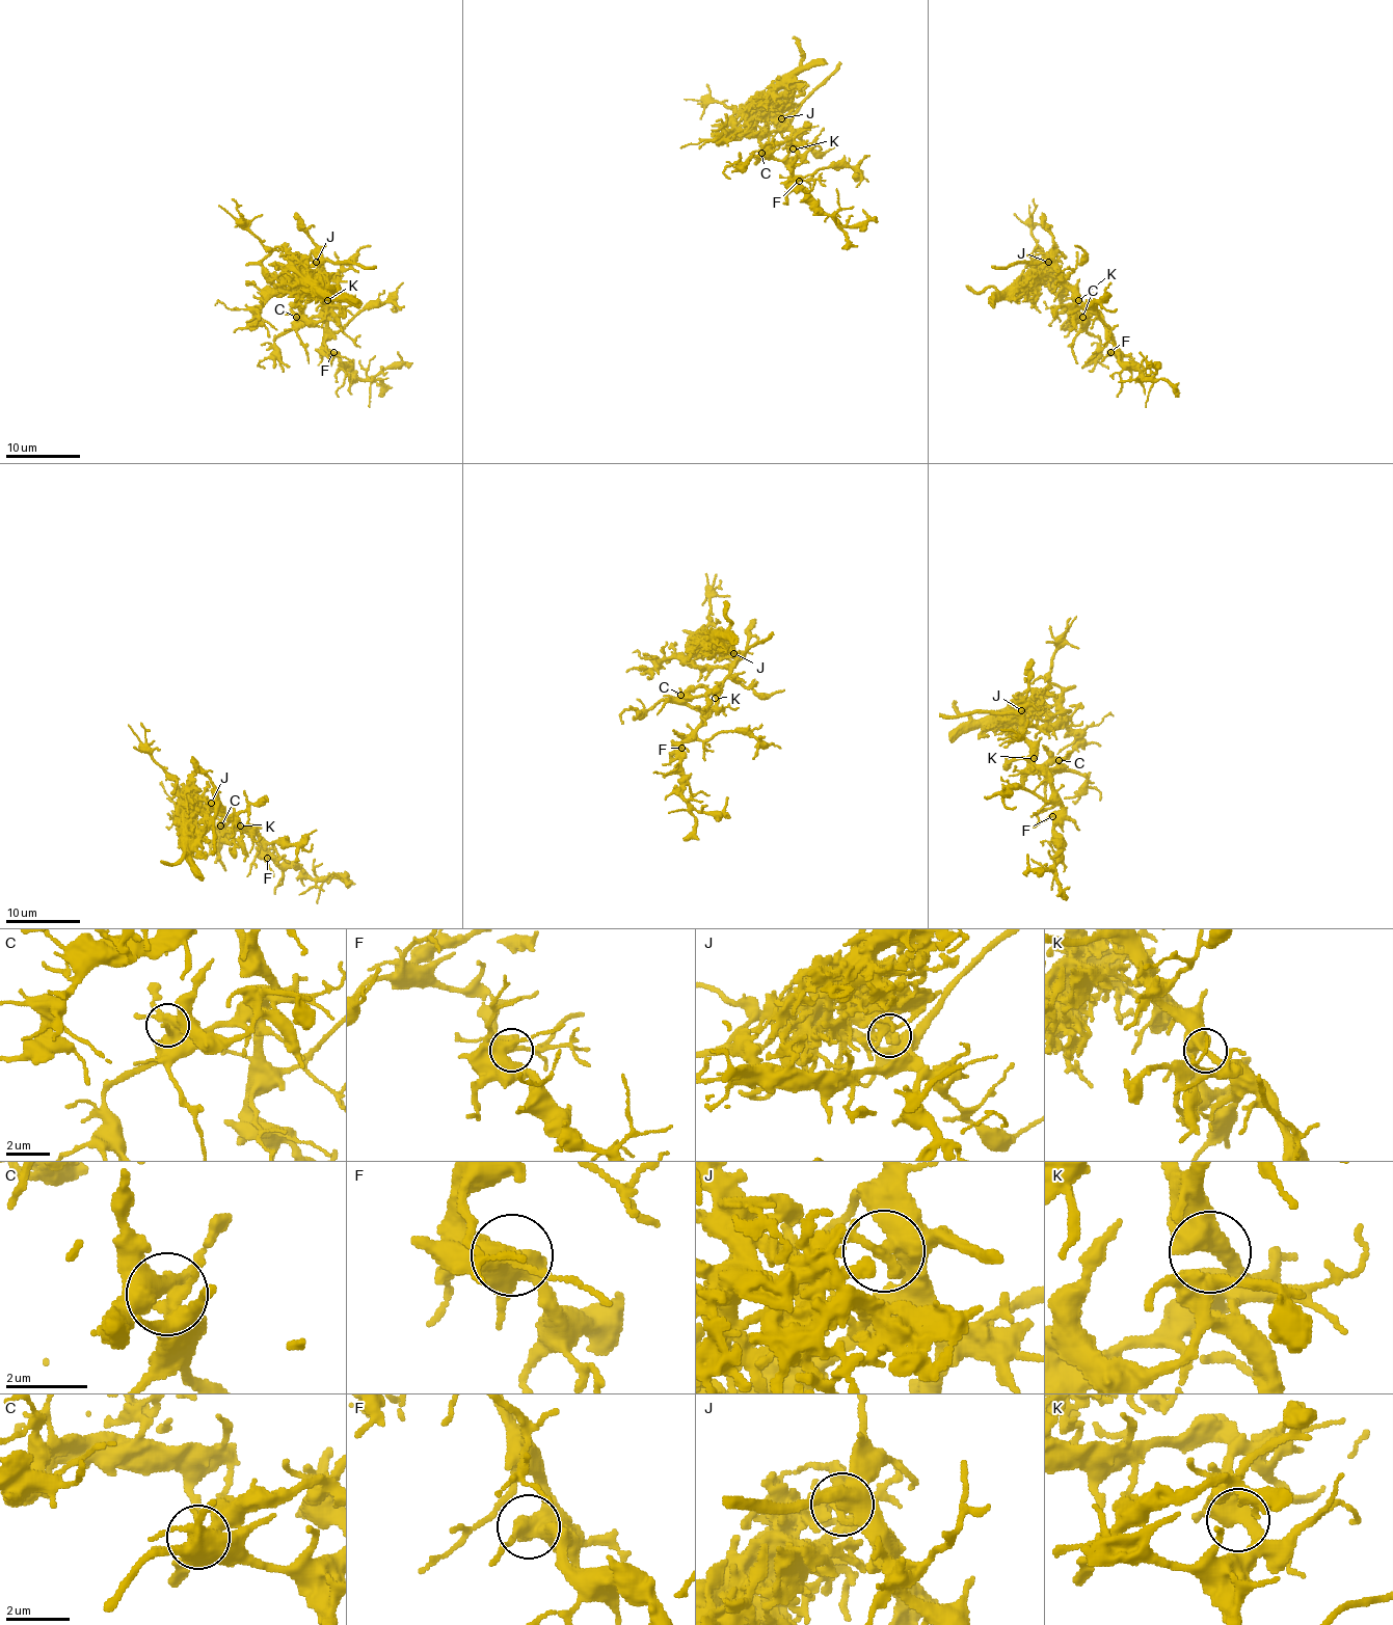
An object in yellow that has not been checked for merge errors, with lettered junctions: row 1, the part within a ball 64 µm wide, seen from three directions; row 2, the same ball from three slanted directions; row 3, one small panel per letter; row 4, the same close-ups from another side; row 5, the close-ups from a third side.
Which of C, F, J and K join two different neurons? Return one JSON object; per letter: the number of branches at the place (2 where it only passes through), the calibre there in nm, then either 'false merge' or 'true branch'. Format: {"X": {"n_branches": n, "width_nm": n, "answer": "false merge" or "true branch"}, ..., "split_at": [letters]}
{"C": {"n_branches": 5, "width_nm": 440, "answer": "true branch"}, "F": {"n_branches": 2, "width_nm": 480, "answer": "true branch"}, "J": {"n_branches": 3, "width_nm": 360, "answer": "false merge"}, "K": {"n_branches": 3, "width_nm": 440, "answer": "true branch"}, "split_at": ["J"]}

